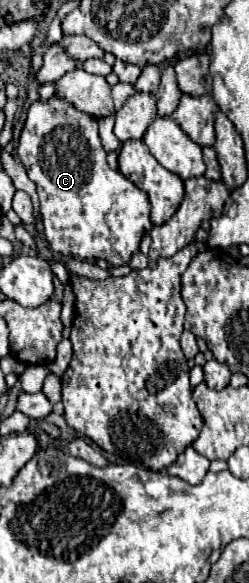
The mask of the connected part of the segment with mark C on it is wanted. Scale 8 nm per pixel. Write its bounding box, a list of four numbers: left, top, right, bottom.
[18,94,152,266]

